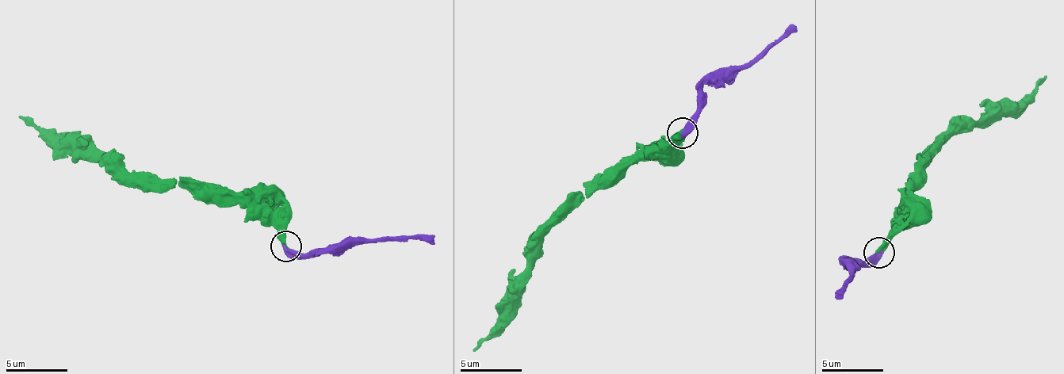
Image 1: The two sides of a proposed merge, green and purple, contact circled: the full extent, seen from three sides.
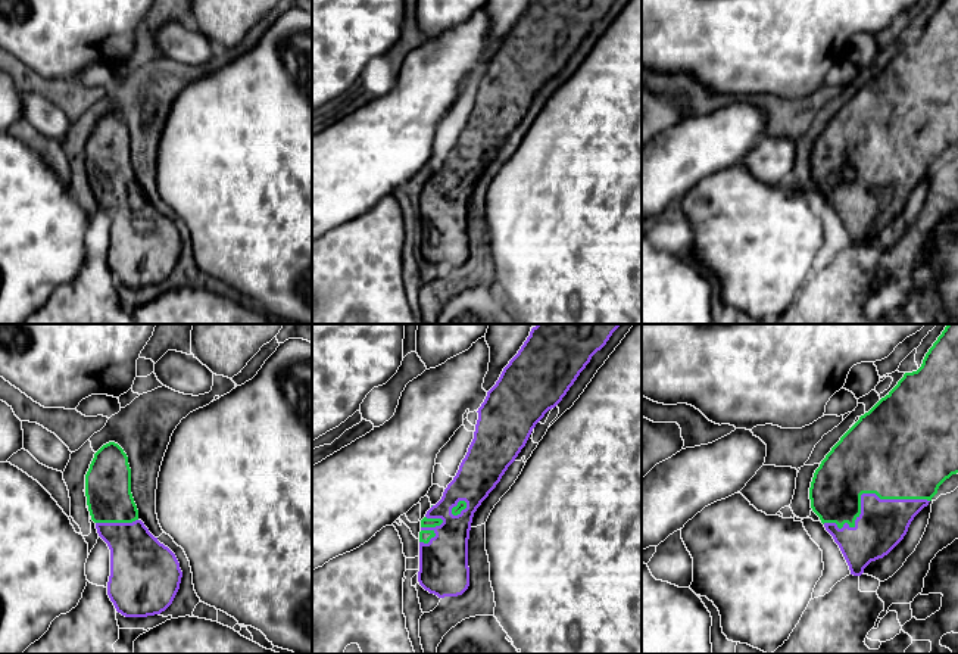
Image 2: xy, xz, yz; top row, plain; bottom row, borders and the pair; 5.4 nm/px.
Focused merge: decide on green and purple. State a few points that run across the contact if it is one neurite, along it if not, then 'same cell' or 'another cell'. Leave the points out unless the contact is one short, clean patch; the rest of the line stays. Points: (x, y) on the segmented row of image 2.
same cell

